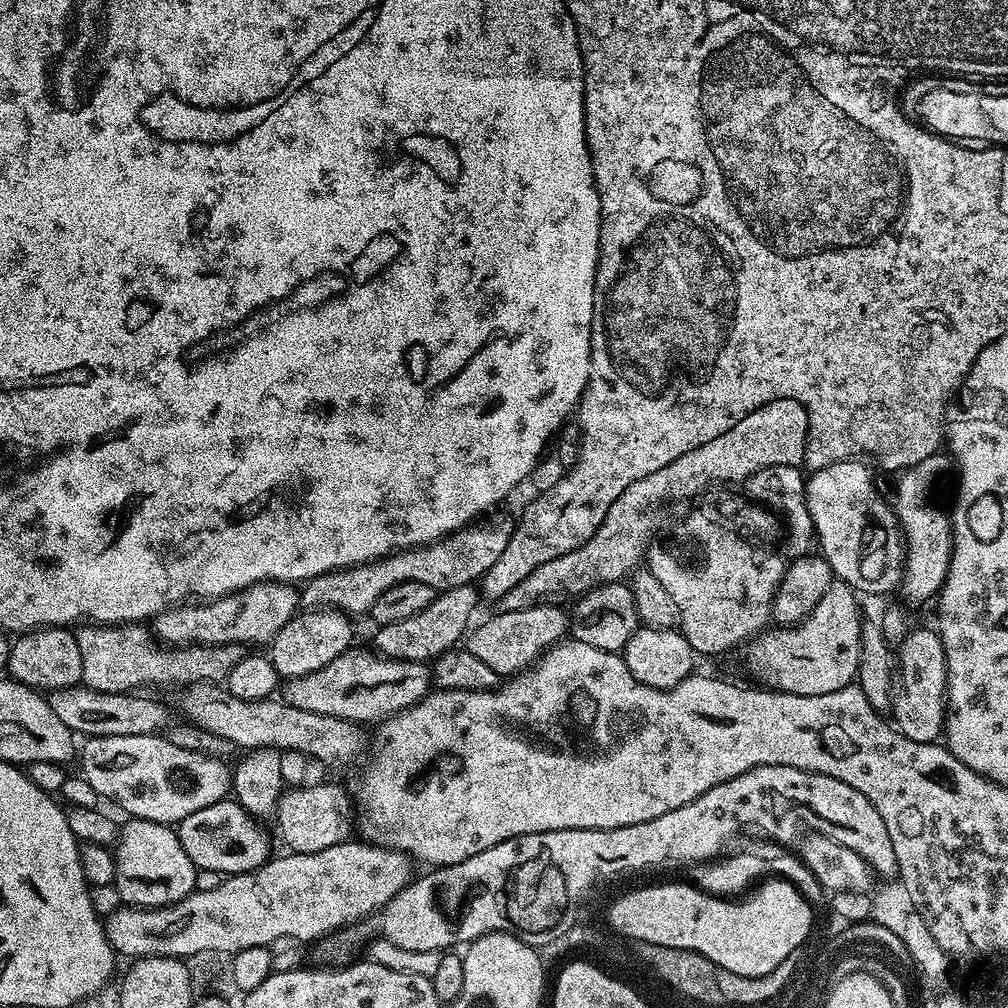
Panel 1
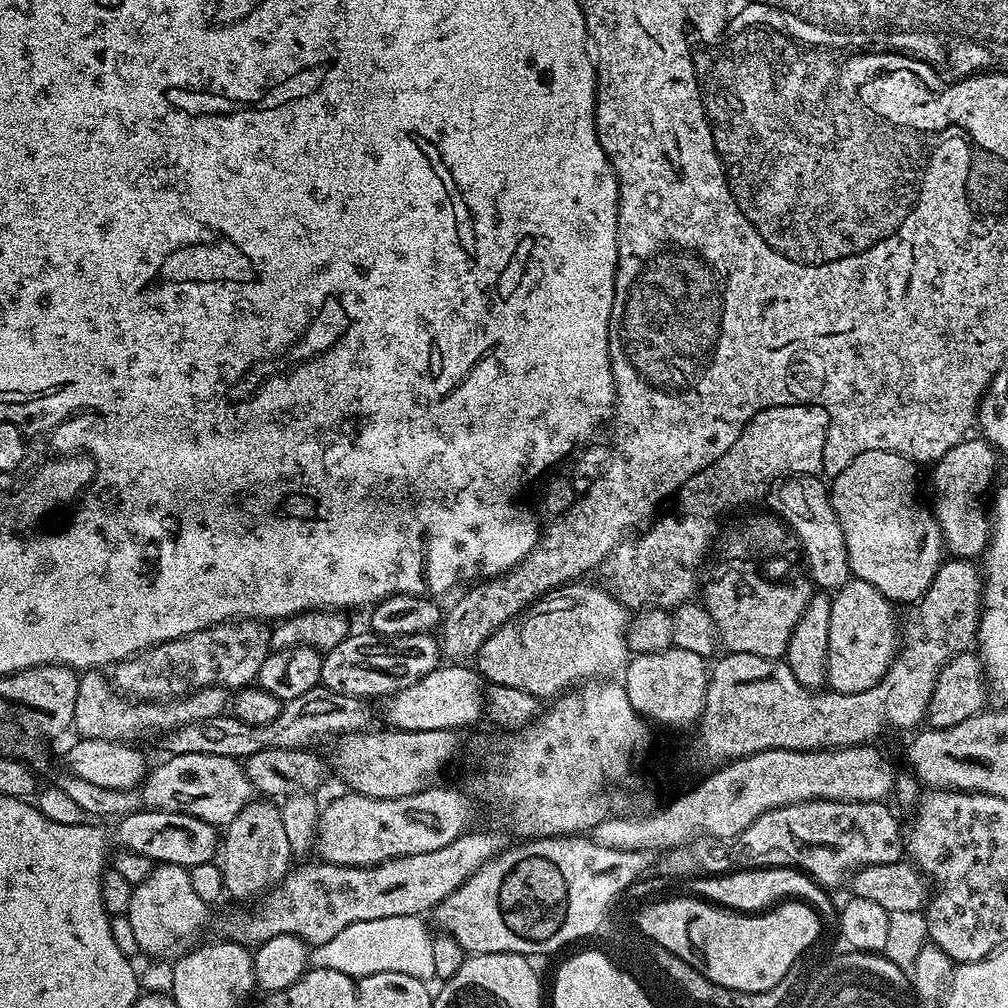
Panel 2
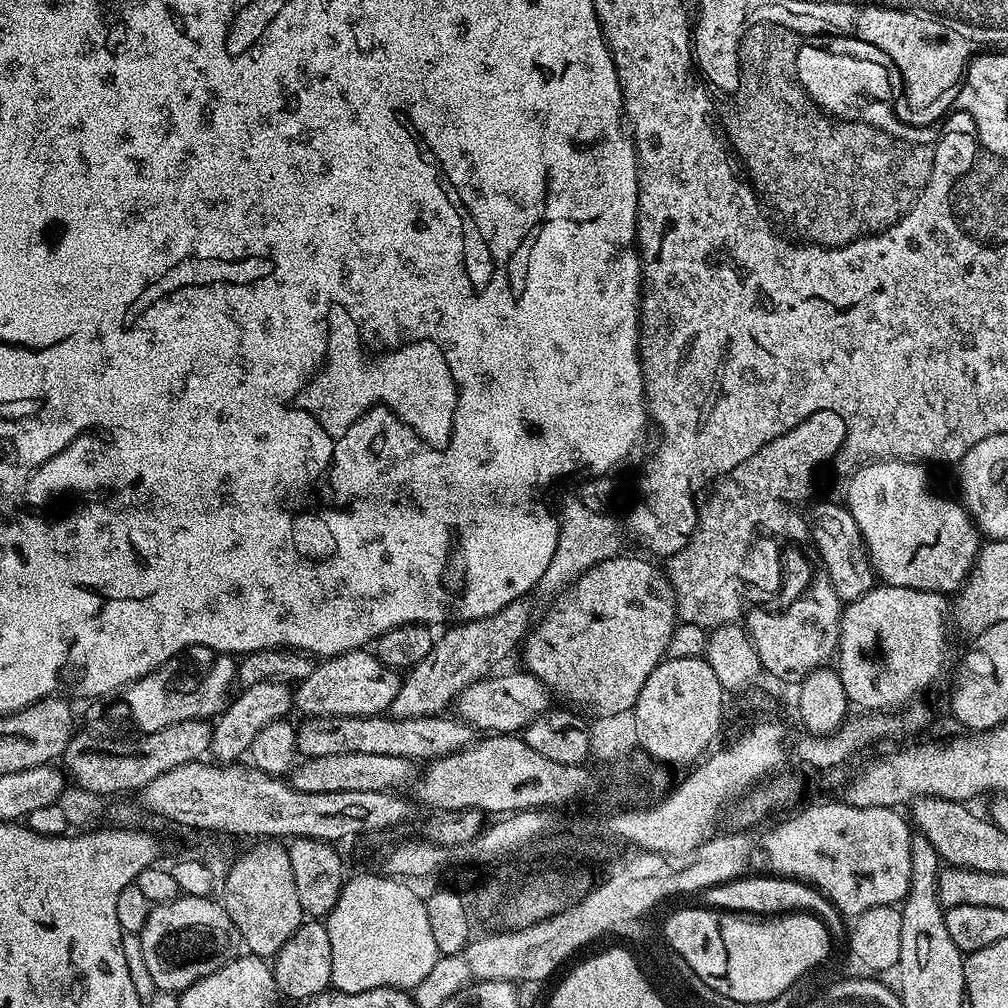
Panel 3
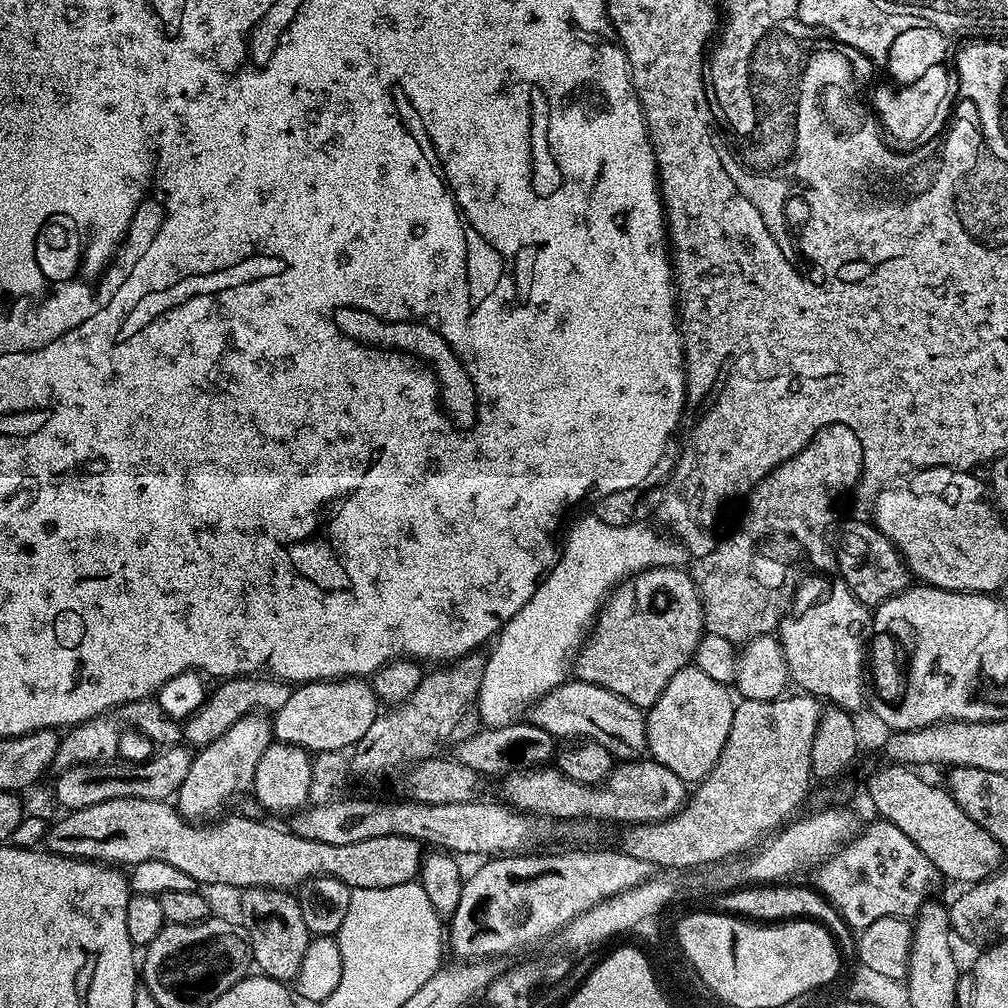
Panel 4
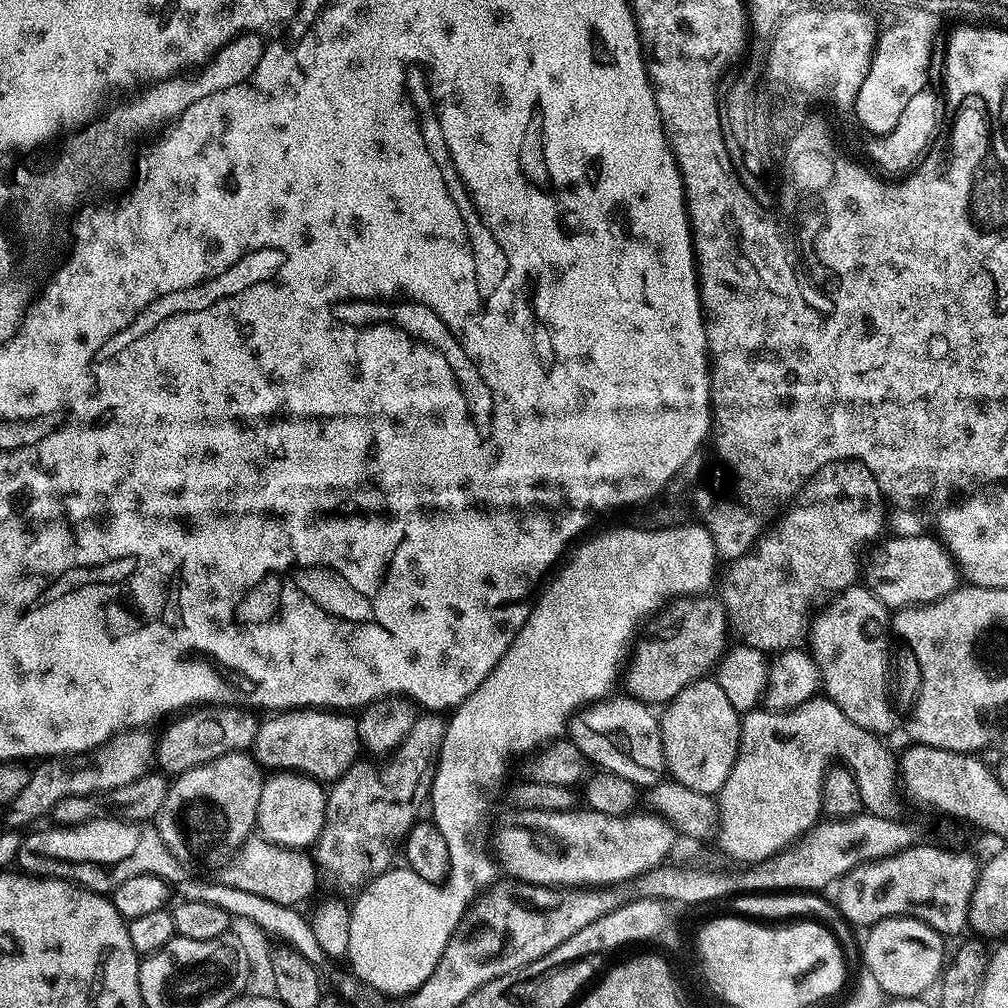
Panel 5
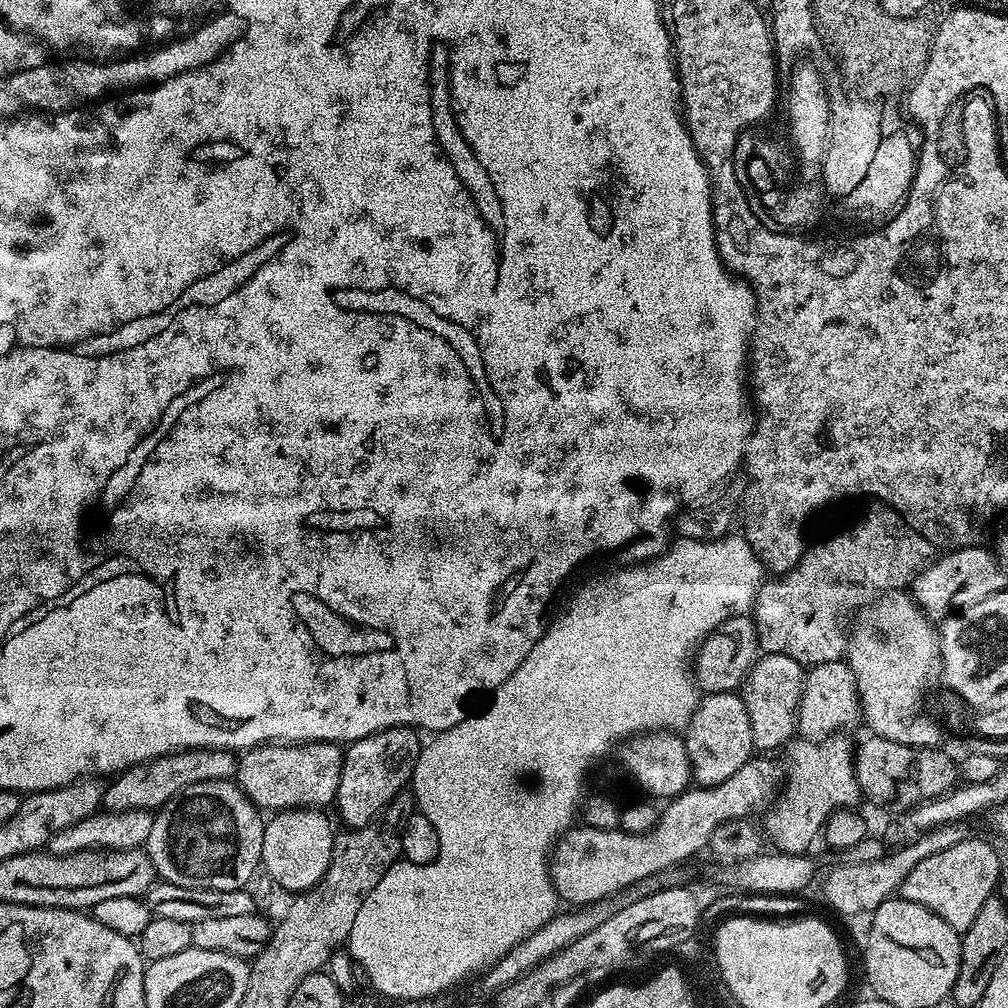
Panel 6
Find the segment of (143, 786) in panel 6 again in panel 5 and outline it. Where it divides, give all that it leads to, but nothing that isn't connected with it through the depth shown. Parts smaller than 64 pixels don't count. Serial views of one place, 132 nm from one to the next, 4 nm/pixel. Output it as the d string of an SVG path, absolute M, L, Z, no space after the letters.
M202 706L177 715L171 721L173 724L156 740L155 767L175 778L186 770L214 762L214 758L222 758L231 752L248 752L261 725L261 721L252 716L255 715L251 711L240 706Z

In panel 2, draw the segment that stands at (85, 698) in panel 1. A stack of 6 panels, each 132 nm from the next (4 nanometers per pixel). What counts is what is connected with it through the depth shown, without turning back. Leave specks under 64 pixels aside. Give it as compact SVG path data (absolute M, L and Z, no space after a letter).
M317 686L298 694L298 698L287 701L281 707L278 718L269 724L247 724L238 717L225 714L206 718L202 722L179 724L167 733L164 744L171 755L178 754L218 754L231 760L243 761L250 754L267 748L306 748L313 747L312 740L339 738L350 732L362 732L372 720L372 708L367 699L358 696L338 694L334 690Z

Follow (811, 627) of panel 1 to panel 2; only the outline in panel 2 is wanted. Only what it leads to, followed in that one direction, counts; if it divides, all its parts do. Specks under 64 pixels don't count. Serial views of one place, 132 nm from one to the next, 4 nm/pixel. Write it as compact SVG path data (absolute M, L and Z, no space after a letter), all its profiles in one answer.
M850 579L832 596L830 610L830 646L828 647L828 683L833 692L854 694L870 690L886 674L901 646L902 628L896 624L893 601L888 600L870 582Z

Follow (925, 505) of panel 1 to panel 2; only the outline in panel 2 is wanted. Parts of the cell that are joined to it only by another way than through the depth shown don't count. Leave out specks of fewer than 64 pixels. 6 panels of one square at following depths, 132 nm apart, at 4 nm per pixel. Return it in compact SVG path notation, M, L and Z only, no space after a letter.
M965 438L950 450L946 450L946 454L942 454L942 458L935 461L934 467L931 469L933 472L930 508L936 517L936 521L940 523L945 549L955 559L968 561L975 561L977 558L983 557L984 549L988 546L990 516L986 511L986 504L984 508L984 495L987 494L988 487L990 487L989 492L993 487L992 479L996 476L996 456L998 457L997 449L993 448L987 440L983 438L972 439Z

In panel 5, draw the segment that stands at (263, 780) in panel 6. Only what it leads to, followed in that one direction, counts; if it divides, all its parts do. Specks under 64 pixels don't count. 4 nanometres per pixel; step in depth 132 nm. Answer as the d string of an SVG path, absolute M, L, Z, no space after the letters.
M298 708L285 710L267 717L261 723L250 752L261 769L278 772L300 772L313 780L334 782L361 755L360 739L355 719L334 710Z

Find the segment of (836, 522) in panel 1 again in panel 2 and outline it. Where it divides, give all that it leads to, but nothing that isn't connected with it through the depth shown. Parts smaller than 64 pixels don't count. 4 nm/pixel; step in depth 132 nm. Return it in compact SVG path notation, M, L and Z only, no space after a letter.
M866 450L858 454L852 463L841 467L830 484L832 509L842 526L846 538L846 550L850 558L850 570L855 579L870 582L888 600L915 605L926 594L934 581L941 564L946 560L944 535L940 523L927 507L916 501L917 465L897 452L886 450Z

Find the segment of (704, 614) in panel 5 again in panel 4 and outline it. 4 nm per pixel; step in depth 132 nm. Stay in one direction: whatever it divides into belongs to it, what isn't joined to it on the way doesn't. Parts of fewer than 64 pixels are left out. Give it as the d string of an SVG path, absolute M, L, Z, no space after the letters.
M683 567L648 568L612 589L575 657L574 672L587 684L602 686L641 710L647 710L660 697L662 690L666 690L666 682L670 682L678 670L693 663L696 647L705 631L704 605L700 602L700 592L691 575Z

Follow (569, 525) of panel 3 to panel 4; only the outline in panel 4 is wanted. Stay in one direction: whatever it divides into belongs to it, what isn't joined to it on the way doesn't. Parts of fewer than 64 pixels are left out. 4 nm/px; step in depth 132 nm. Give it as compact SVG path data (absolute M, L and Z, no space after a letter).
M588 514L584 516L572 529L568 532L568 541L563 541L562 551L559 553L558 559L551 568L548 569L545 577L541 580L540 585L536 587L536 593L530 598L530 602L526 602L526 606L522 606L522 610L518 610L518 614L514 614L514 618L510 618L510 622L504 625L504 628L495 637L494 643L491 645L492 653L487 653L484 662L484 673L482 674L482 682L480 683L480 692L476 696L476 703L474 705L475 711L480 711L480 716L492 726L499 726L502 724L517 723L519 714L527 713L528 709L536 703L537 700L542 699L547 692L551 692L554 688L559 688L561 684L565 683L570 676L570 661L577 655L578 649L583 645L586 639L586 633L595 625L596 618L600 614L601 607L606 597L611 593L612 589L618 584L623 584L630 576L635 576L637 572L645 572L648 568L679 568L685 562L686 549L679 540L673 538L671 535L659 536L652 528L647 528L647 523L641 522L639 524L631 524L630 526L606 526L606 522L599 520L595 514Z

